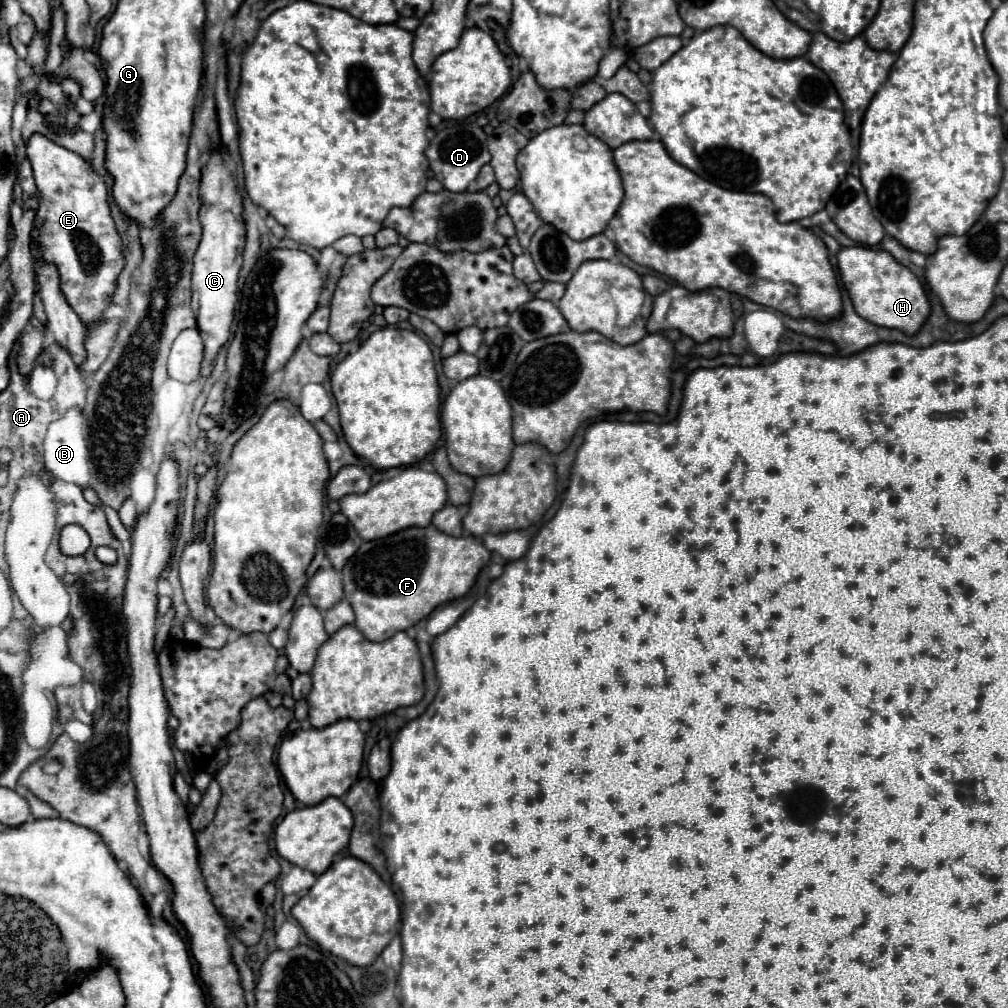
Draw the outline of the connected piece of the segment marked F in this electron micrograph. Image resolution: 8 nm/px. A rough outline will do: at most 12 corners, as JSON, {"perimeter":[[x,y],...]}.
{"perimeter":[[408,527],[342,569],[356,627],[386,641],[470,591],[482,539]]}

